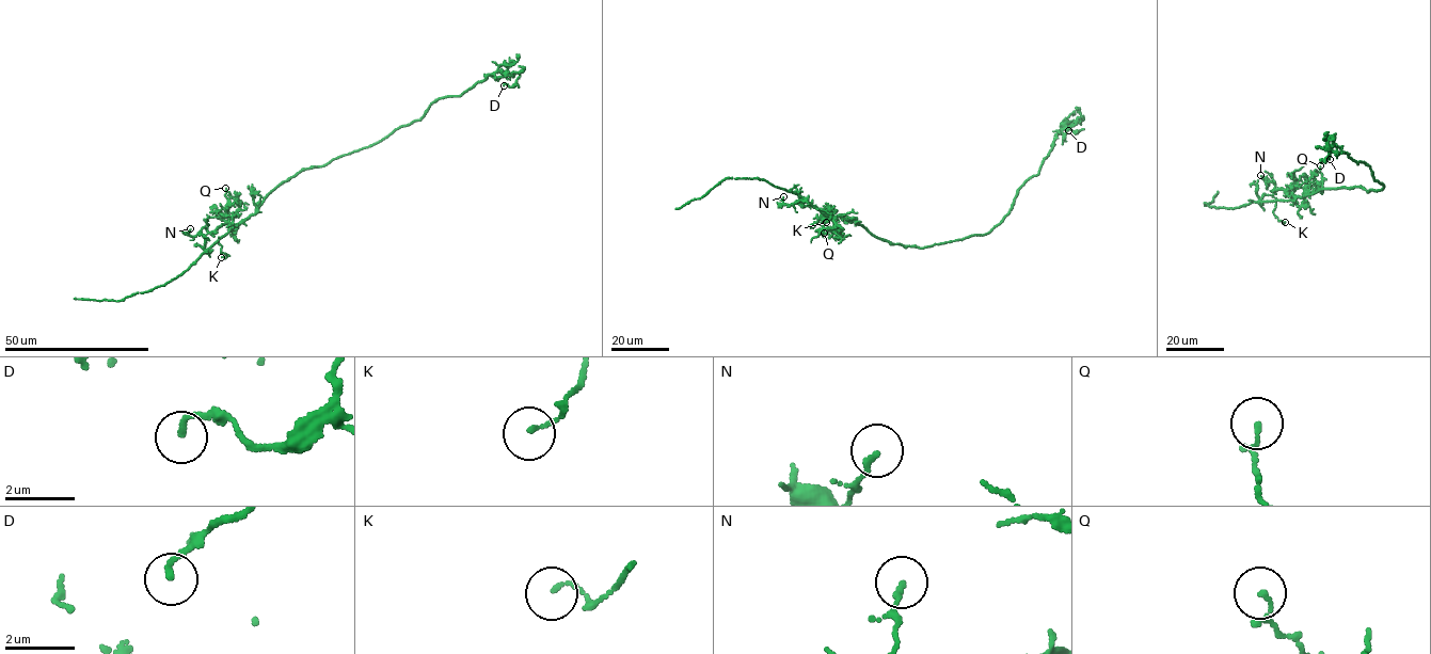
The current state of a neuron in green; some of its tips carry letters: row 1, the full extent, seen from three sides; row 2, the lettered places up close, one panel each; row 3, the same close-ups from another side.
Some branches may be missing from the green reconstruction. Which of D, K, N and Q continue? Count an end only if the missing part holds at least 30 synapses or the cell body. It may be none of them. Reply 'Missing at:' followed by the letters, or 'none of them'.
Missing at: none of them

